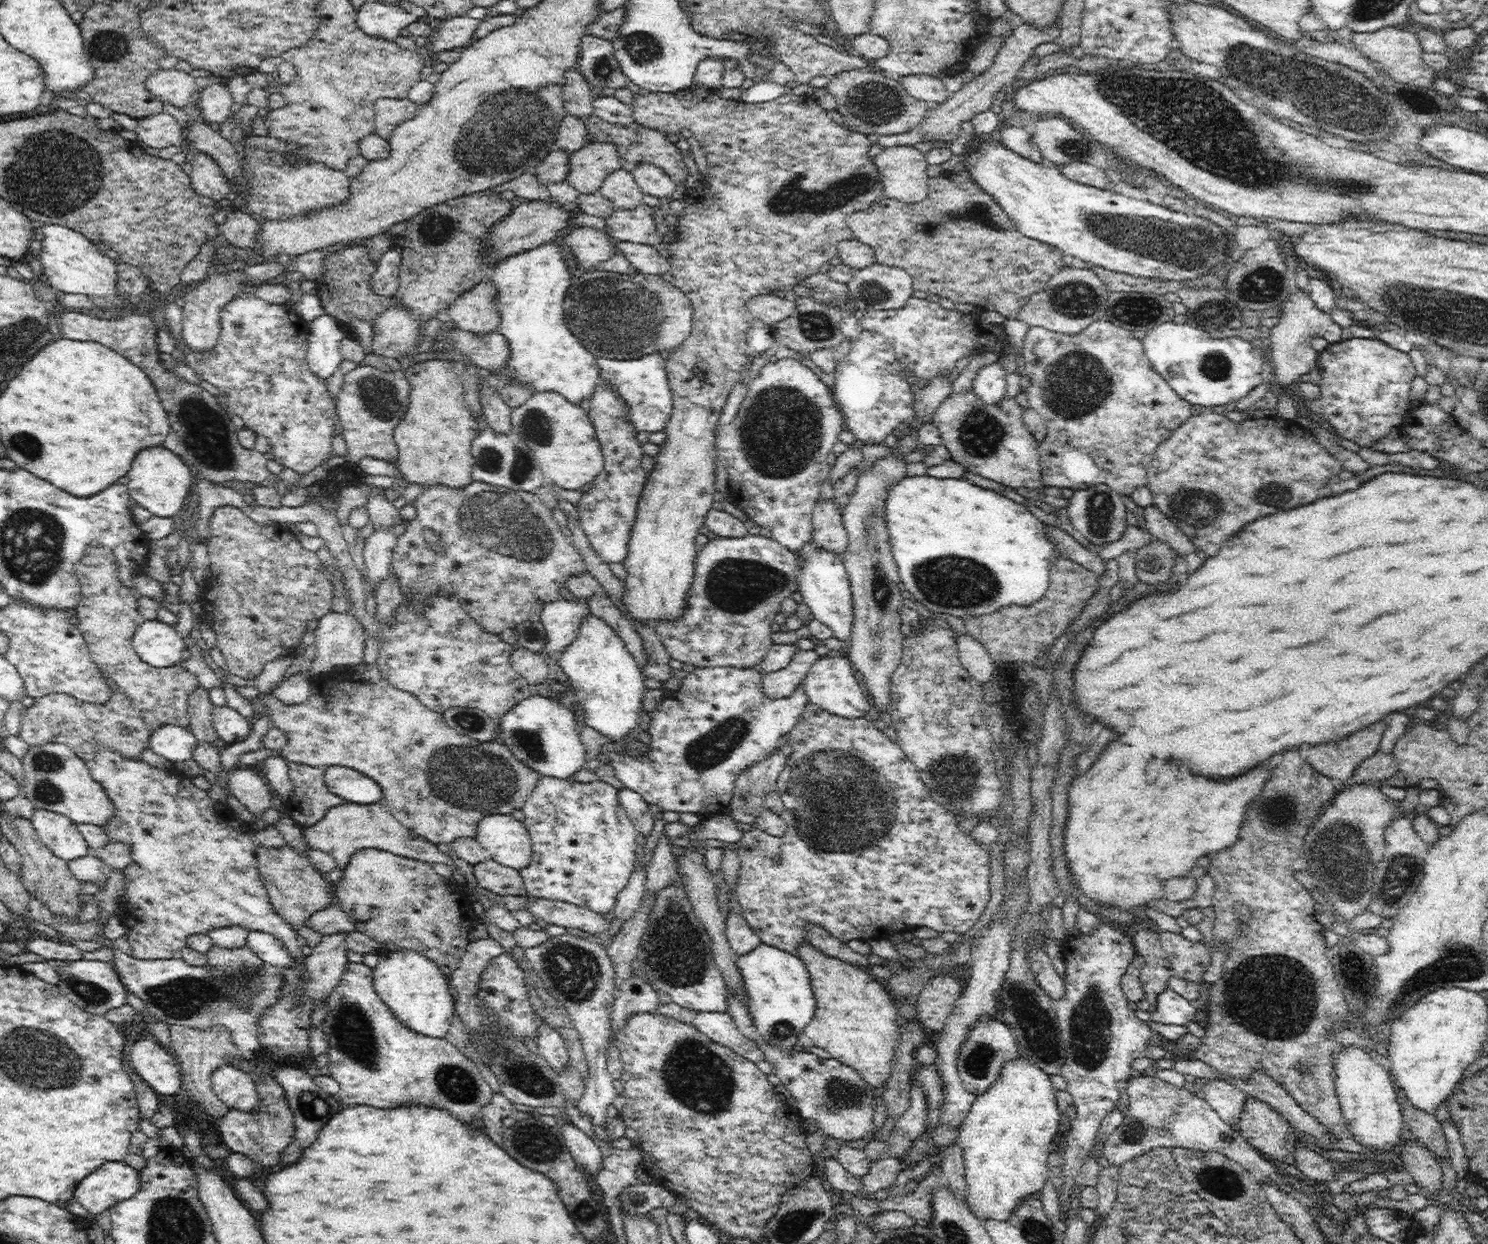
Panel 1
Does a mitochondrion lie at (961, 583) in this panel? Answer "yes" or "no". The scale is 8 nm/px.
yes

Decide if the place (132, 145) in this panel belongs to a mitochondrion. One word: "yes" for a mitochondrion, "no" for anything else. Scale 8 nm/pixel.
no

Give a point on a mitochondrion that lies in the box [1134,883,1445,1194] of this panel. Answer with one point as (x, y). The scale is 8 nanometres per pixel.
(1273, 997)

